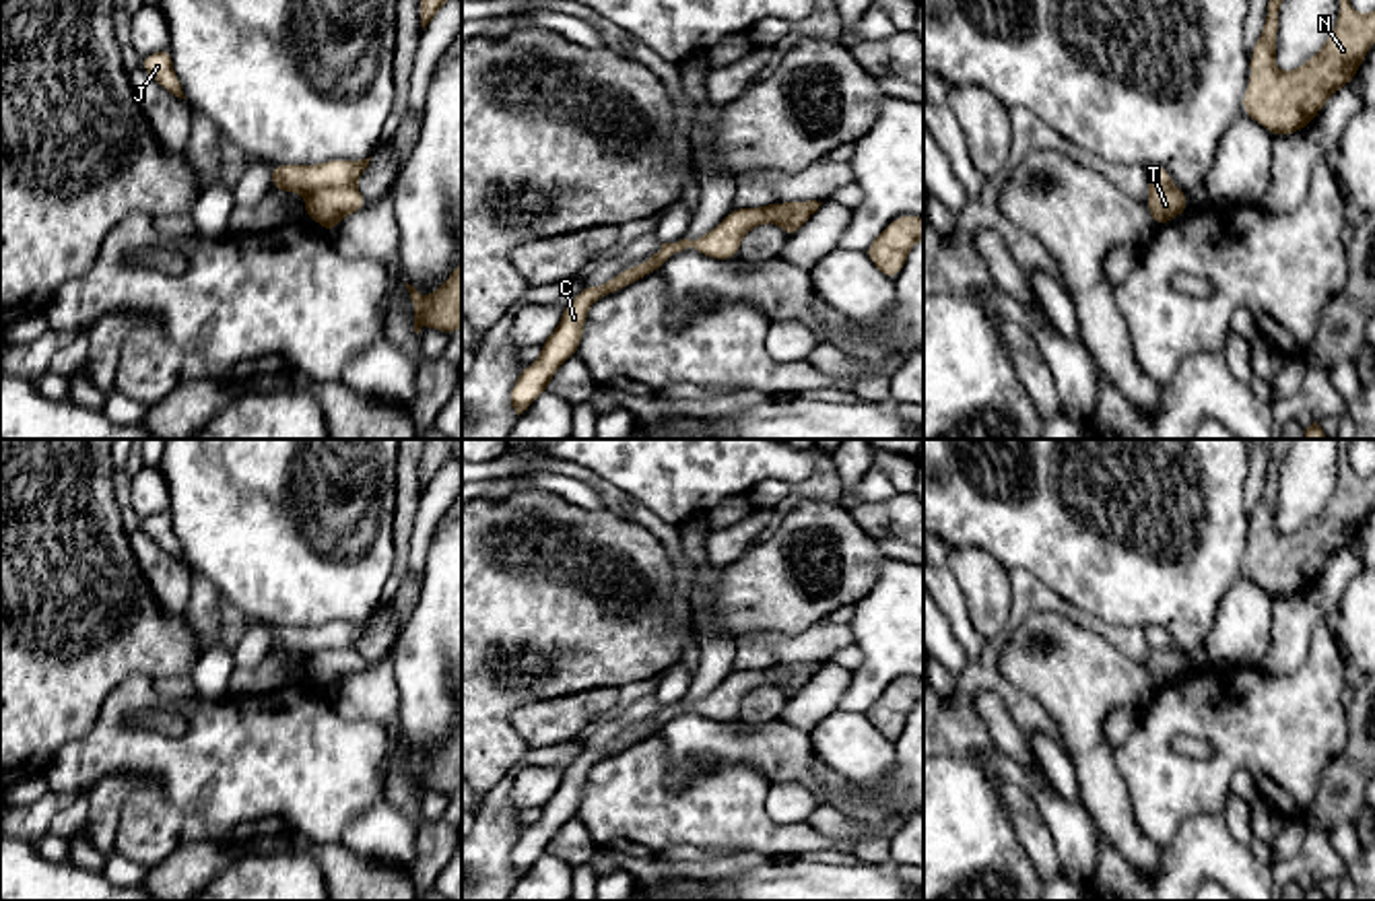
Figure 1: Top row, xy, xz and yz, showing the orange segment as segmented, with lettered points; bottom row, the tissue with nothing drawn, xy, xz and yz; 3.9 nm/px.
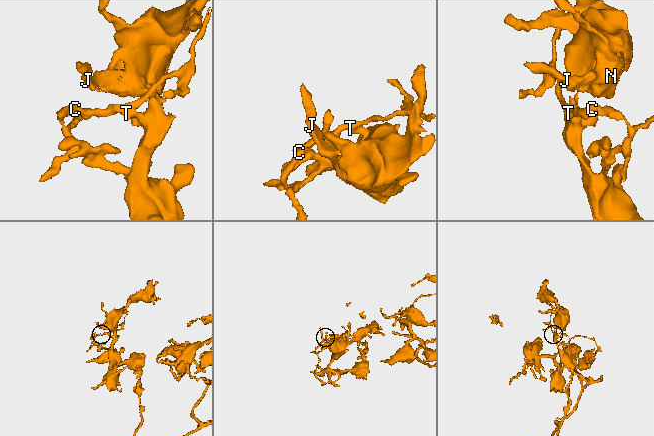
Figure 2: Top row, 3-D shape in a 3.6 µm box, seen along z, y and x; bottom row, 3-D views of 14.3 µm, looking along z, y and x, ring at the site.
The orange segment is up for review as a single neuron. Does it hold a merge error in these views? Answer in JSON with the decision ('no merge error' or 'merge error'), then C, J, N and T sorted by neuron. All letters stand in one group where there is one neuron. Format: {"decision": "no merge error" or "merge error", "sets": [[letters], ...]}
{"decision": "no merge error", "sets": [["C", "J", "N", "T"]]}

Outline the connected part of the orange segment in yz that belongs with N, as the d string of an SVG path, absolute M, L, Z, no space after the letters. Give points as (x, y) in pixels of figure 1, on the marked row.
M1268 0L1260 41L1251 49L1251 82L1243 95L1243 115L1284 136L1309 126L1326 101L1346 87L1375 43L1375 12L1359 14L1340 0L1338 21L1323 47L1293 72L1276 70L1278 14L1282 0Z

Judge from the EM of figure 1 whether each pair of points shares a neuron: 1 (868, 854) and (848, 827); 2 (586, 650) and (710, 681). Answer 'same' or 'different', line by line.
1: same
2: different

